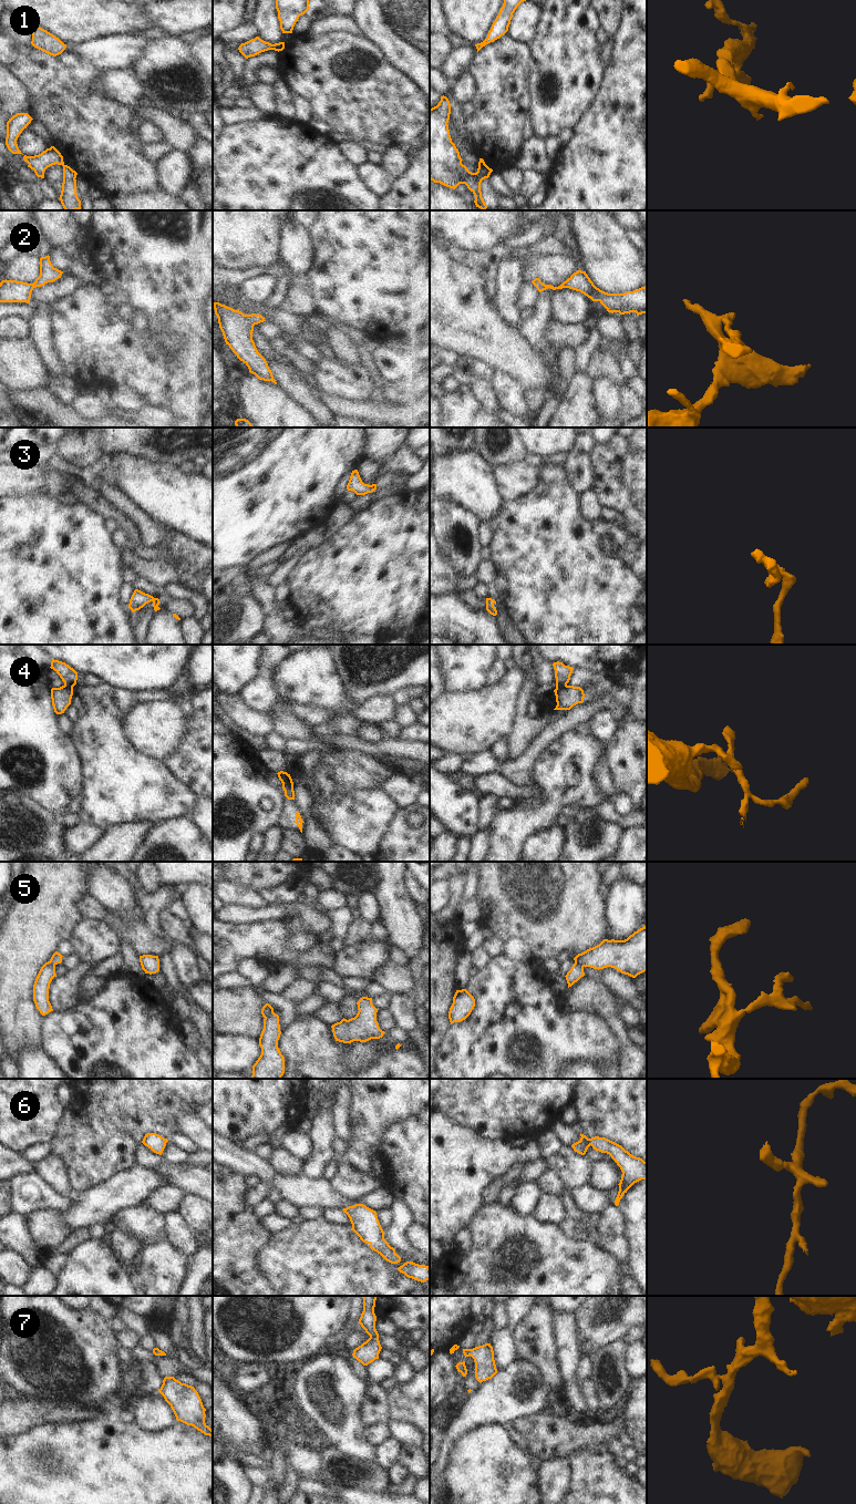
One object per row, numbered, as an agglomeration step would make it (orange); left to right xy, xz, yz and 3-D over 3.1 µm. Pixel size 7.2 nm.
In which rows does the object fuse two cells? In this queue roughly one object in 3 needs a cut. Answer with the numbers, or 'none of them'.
1, 4, 5

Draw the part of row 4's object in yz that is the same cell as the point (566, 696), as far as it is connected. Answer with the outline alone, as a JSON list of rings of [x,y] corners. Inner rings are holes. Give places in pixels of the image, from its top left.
[[[559,686],[555,690],[557,705],[554,710],[570,710],[584,702],[585,693],[580,687]]]

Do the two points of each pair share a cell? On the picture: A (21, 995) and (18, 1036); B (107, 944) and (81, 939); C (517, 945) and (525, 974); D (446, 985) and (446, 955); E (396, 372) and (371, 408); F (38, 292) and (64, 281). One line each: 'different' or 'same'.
A: same
B: same
C: different
D: same
E: same
F: same

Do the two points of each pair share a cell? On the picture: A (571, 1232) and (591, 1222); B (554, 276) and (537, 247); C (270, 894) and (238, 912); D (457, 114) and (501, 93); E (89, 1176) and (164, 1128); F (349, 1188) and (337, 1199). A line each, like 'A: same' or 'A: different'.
A: different
B: different
C: different
D: different
E: same
F: different

